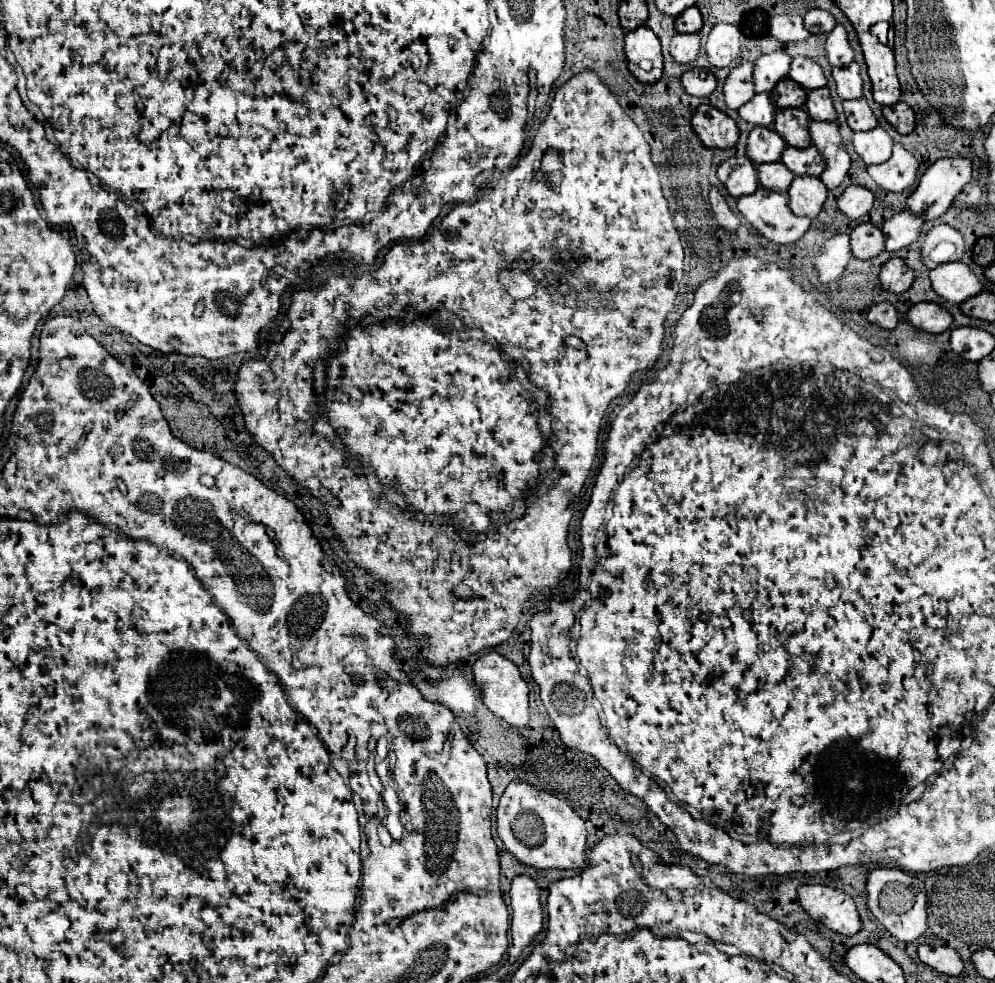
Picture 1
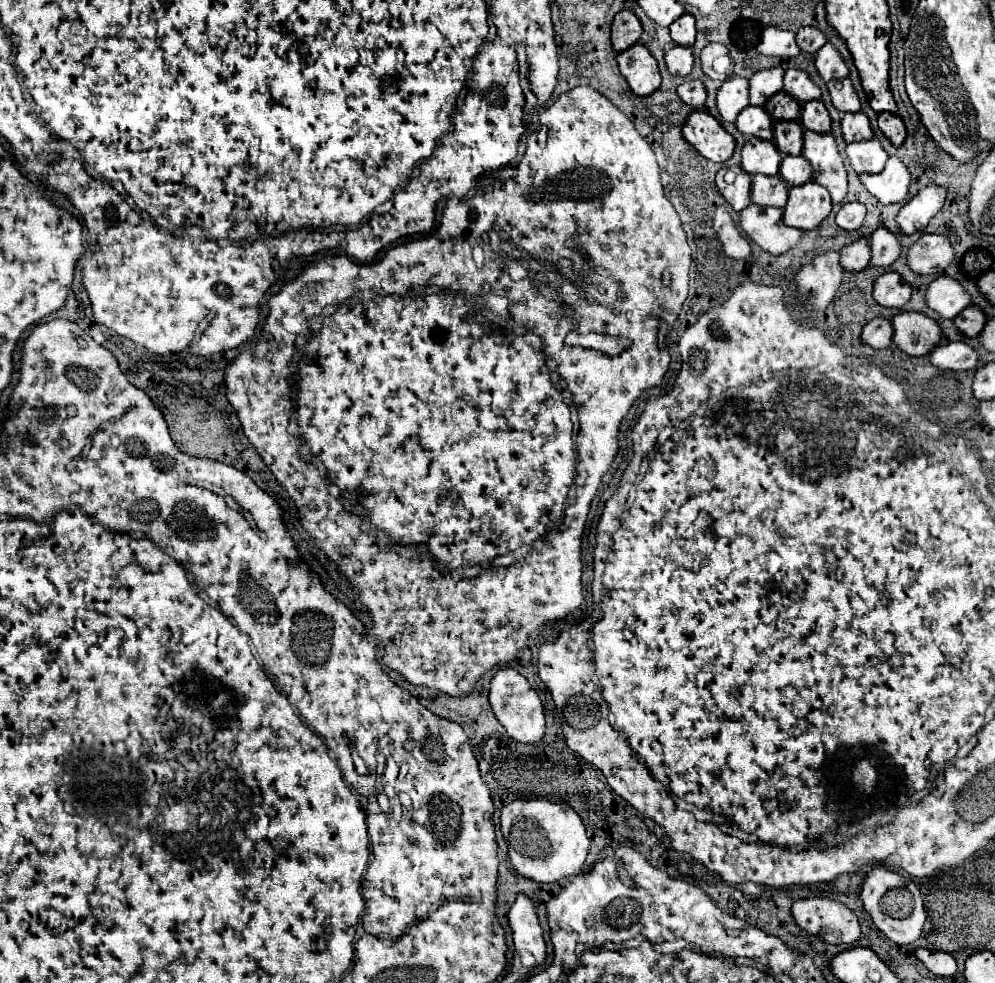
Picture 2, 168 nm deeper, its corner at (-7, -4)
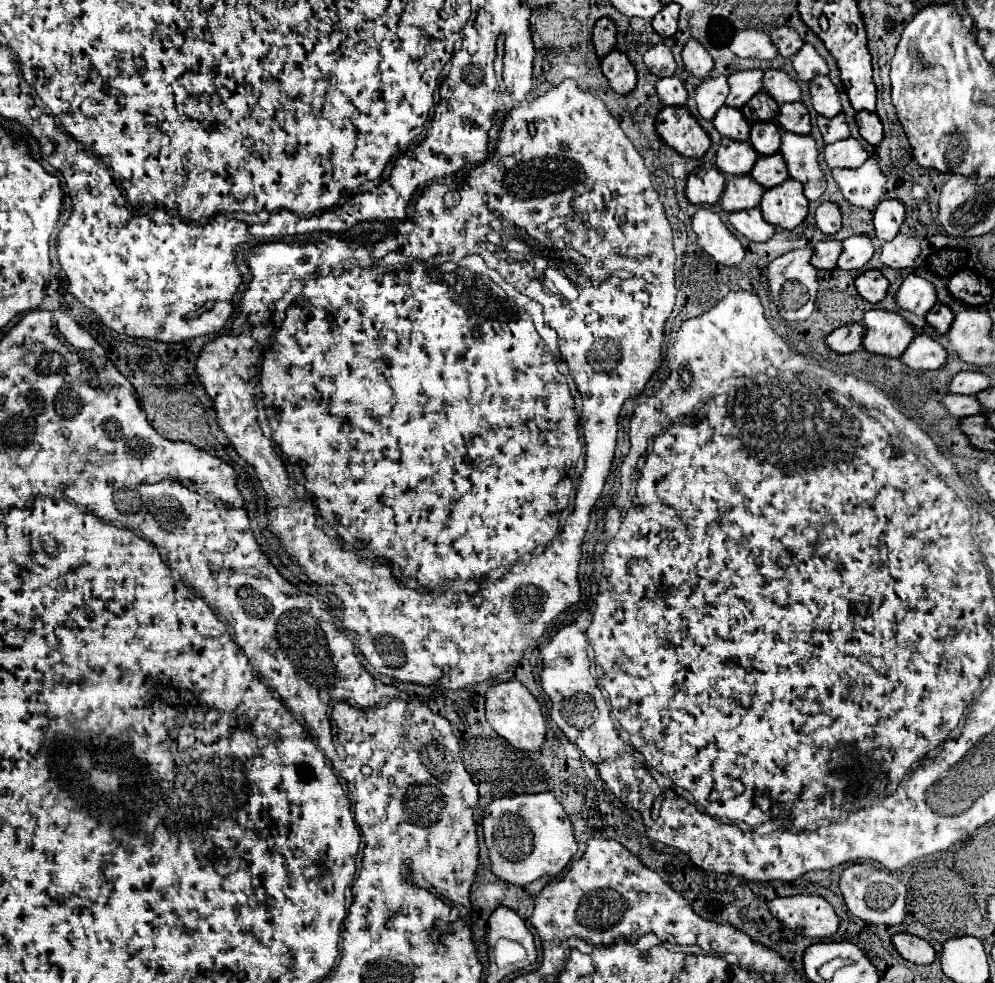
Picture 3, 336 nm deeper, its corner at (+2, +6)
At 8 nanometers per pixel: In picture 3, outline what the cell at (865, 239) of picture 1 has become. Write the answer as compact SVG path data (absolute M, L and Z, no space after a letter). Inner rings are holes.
M835 240L817 242L809 262L817 270L833 270L837 264L837 254L841 254L841 242L835 242Z

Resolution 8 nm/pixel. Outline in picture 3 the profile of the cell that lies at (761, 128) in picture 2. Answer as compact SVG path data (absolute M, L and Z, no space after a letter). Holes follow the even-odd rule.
M729 106L719 108L719 112L713 118L713 126L723 138L731 138L735 142L747 142L749 140L749 128L751 126L745 120L745 116L741 116L739 108L729 108Z

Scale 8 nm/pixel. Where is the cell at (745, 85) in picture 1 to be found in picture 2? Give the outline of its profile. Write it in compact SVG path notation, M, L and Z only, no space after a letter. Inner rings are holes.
M728 78L720 90L718 90L718 110L722 114L722 120L734 122L742 108L750 104L748 96L748 78Z

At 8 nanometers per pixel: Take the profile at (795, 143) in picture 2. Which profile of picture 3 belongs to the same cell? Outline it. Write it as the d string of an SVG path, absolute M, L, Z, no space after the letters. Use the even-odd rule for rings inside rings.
M753 124L749 144L757 150L759 156L771 156L777 152L777 144L781 144L781 130L777 124Z

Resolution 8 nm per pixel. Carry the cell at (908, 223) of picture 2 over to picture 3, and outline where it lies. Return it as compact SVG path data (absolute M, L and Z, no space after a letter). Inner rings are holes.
M883 200L875 208L873 214L873 226L875 226L875 238L879 240L893 240L899 232L899 226L903 224L905 208L899 200Z

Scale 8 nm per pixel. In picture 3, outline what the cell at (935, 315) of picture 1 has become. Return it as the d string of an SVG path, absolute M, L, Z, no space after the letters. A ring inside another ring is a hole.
M869 310L863 316L863 326L863 348L877 356L899 358L915 336L913 328L897 312L887 310Z

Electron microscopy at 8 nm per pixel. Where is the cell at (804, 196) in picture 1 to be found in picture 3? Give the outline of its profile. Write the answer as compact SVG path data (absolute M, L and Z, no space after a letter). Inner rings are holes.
M785 180L777 188L763 192L759 208L765 222L783 230L793 230L805 220L809 202L801 192L801 184L795 180Z

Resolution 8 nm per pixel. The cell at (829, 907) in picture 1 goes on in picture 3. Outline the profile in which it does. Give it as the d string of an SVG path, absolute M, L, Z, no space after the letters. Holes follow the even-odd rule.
M787 896L769 902L769 912L787 928L809 938L827 938L837 932L839 918L821 896Z

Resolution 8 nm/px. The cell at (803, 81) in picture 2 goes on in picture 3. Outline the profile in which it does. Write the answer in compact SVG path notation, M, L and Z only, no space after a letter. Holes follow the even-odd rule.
M767 68L763 74L763 90L769 94L779 106L787 102L797 102L801 98L801 90L795 80L791 80L785 72Z

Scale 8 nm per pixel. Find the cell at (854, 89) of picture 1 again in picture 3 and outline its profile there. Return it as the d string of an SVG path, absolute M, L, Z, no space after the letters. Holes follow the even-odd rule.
M815 76L809 82L809 94L811 94L813 108L819 116L833 118L841 112L841 102L839 102L837 88L831 84L831 80L827 76Z

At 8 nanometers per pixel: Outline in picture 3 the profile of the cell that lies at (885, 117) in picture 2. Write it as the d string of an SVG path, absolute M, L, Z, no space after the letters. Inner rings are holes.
M857 112L855 122L857 122L857 126L859 126L859 134L861 134L871 146L877 146L877 144L883 140L883 126L881 126L881 120L879 120L877 114Z

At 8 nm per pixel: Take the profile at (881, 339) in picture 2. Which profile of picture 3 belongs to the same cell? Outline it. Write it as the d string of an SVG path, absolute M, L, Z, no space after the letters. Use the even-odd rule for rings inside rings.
M849 324L833 330L827 338L825 344L829 350L835 354L851 354L861 348L861 324Z

